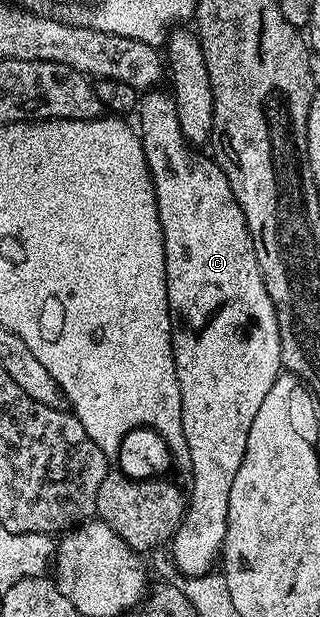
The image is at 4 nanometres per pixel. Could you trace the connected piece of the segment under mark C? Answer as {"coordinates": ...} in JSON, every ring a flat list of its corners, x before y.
{"coordinates":[[164,88,150,89,140,98,139,112,141,111,141,125,139,132,143,143,143,155,147,159,149,174,153,180,153,190,157,196,157,210,159,223,163,231,165,244,165,278,167,279,167,299,169,300,169,316,173,318,173,358,179,379,181,392,181,418,183,419,183,435,187,439,187,451,191,455,191,476,193,476,193,490,187,493,187,508,181,519,181,525,171,538,171,556,176,572,186,577,198,577,204,573,214,572,221,556,221,547,225,543,227,531,227,507,231,489,205,489,205,481,213,483,235,483,235,474,239,472,239,463,243,463,243,451,247,451,247,435,251,431,251,423,255,423,255,414,263,399,267,399,267,391,271,391,271,383,283,371,281,363,281,340,279,339,279,323,275,315,275,307,271,303,271,295,267,295,267,287,263,283,263,275,259,271,259,263,255,255,253,240,247,227,247,219,231,191,231,183,227,183,227,175,208,156,200,157,198,150,190,146,185,140,183,131,179,127,177,104,173,102]]}

